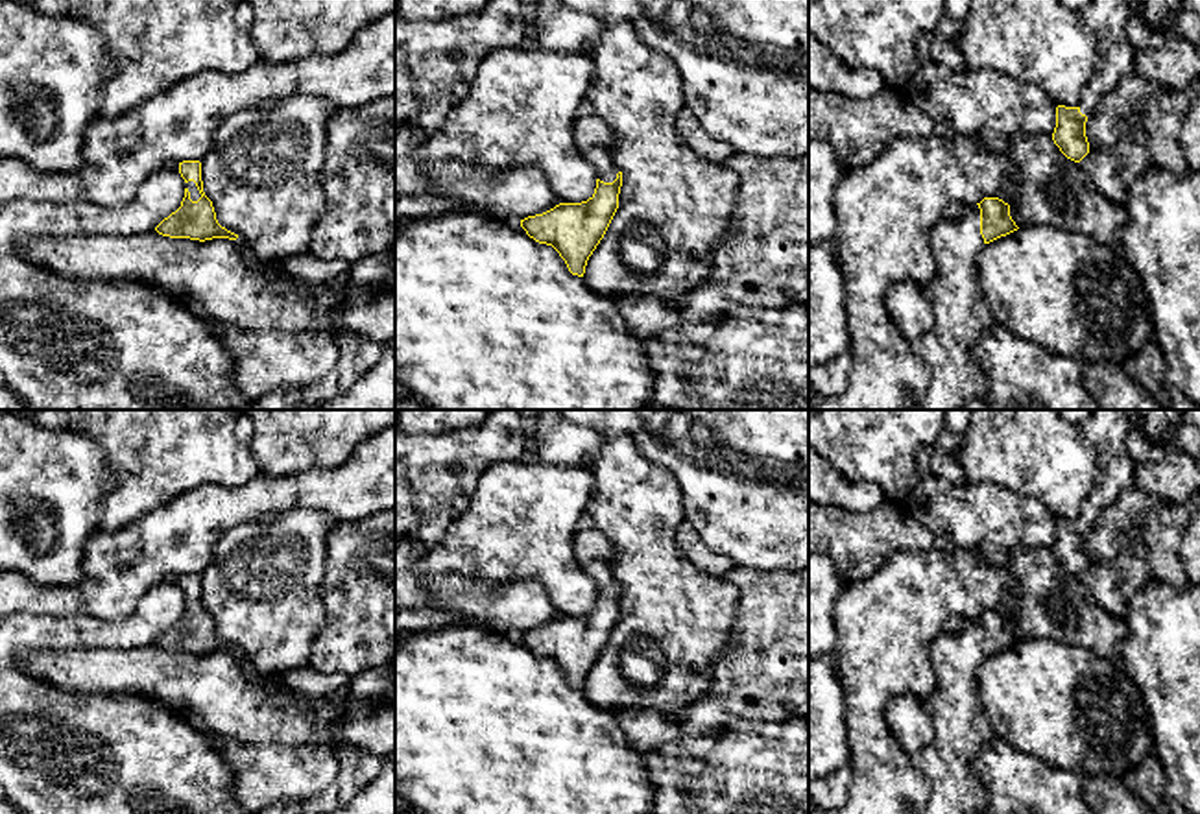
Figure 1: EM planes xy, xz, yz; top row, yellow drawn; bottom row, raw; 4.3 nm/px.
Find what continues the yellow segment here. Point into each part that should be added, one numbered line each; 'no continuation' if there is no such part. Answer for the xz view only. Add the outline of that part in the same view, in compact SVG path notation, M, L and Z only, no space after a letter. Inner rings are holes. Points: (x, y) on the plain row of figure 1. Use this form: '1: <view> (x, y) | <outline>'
1: xz (600, 571) | M594 559L583 565L583 570L594 580L596 593L604 596L613 596L617 593L618 581L613 576L613 563L604 559Z

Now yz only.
1: yz (1106, 430) | M1095 410L1082 425L1095 449L1095 484L1078 521L1091 530L1110 506L1134 482L1134 460L1126 450L1130 419L1124 410Z
2: yz (960, 726) | M966 616L958 633L942 631L930 644L932 668L938 676L936 692L923 701L934 729L932 742L914 760L929 784L929 801L923 814L971 814L986 810L986 786L971 770L971 760L978 749L990 744L995 733L990 727L978 694L978 666L984 663L980 648L980 622Z

